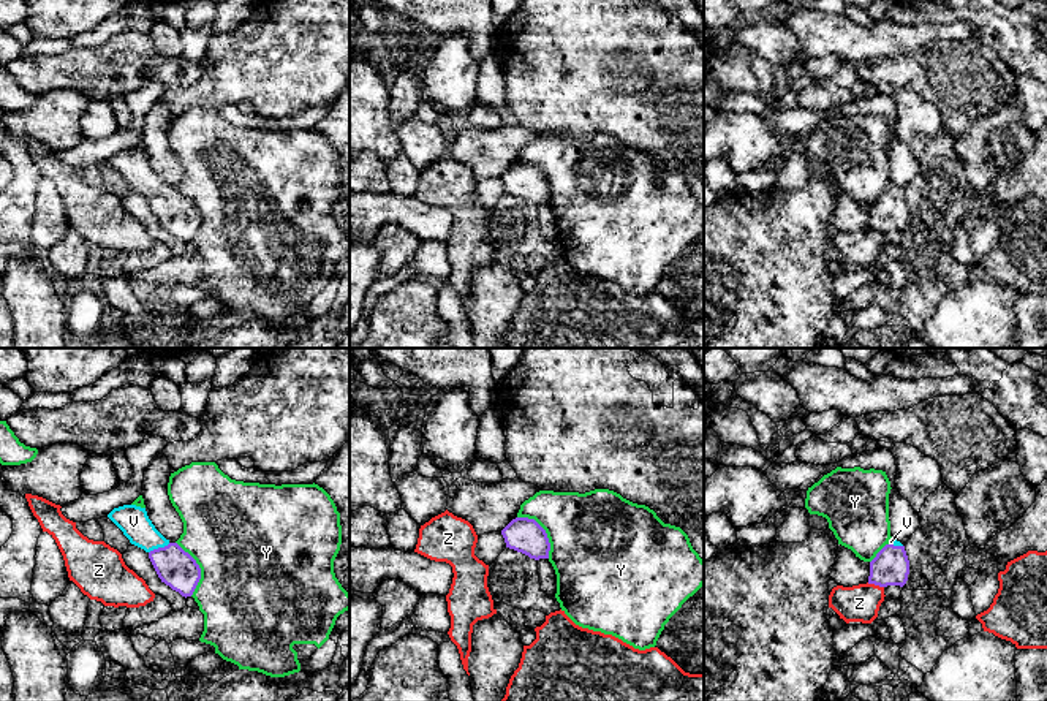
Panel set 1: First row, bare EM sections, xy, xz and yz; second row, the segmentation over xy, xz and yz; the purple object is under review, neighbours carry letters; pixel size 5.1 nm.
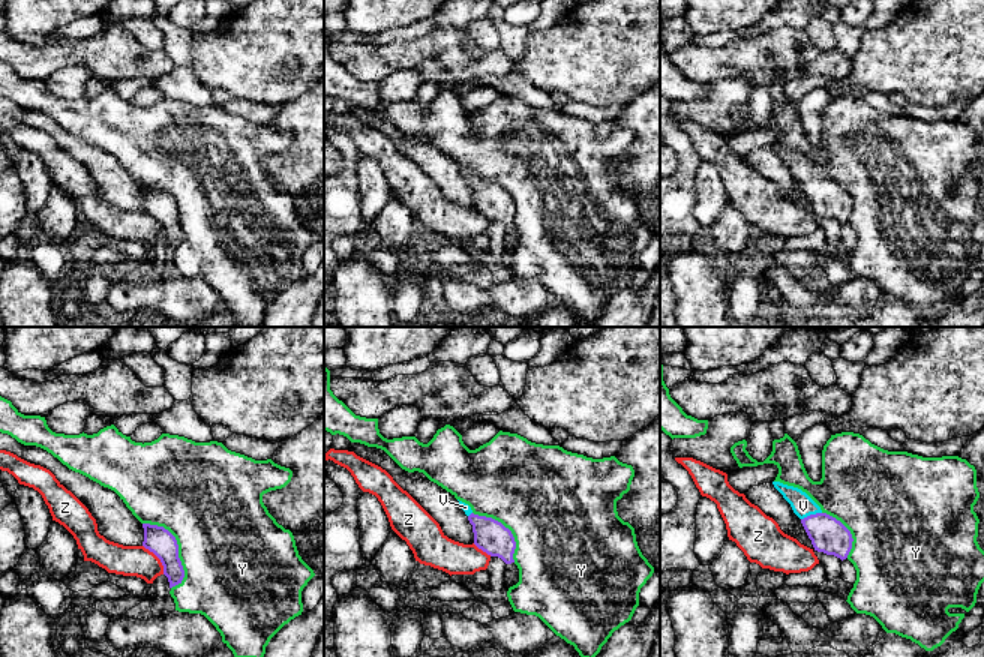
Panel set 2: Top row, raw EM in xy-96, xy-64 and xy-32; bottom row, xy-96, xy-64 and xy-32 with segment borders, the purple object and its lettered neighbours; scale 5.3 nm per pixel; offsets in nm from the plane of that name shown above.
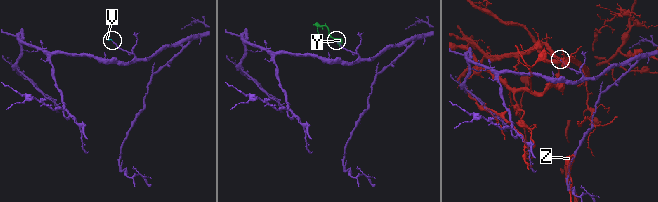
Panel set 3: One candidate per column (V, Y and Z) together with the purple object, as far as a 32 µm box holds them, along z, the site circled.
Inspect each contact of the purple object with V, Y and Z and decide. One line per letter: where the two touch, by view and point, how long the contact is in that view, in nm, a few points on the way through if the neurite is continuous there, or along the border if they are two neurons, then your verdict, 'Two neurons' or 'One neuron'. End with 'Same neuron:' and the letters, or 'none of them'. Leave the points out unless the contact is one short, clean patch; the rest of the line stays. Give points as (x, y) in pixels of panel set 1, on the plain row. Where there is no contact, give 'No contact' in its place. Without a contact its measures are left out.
V: Touches purple at xy (158, 193). Shared border 120 nm. Path across: xy (174, 212), (158, 193), (133, 166). One neuron
Y: Touches purple at xy (200, 214). Shared border 300 nm. Two neurons
Z: Touches purple at yz (875, 230). Shared border 90 nm. Two neurons
Same neuron: V

